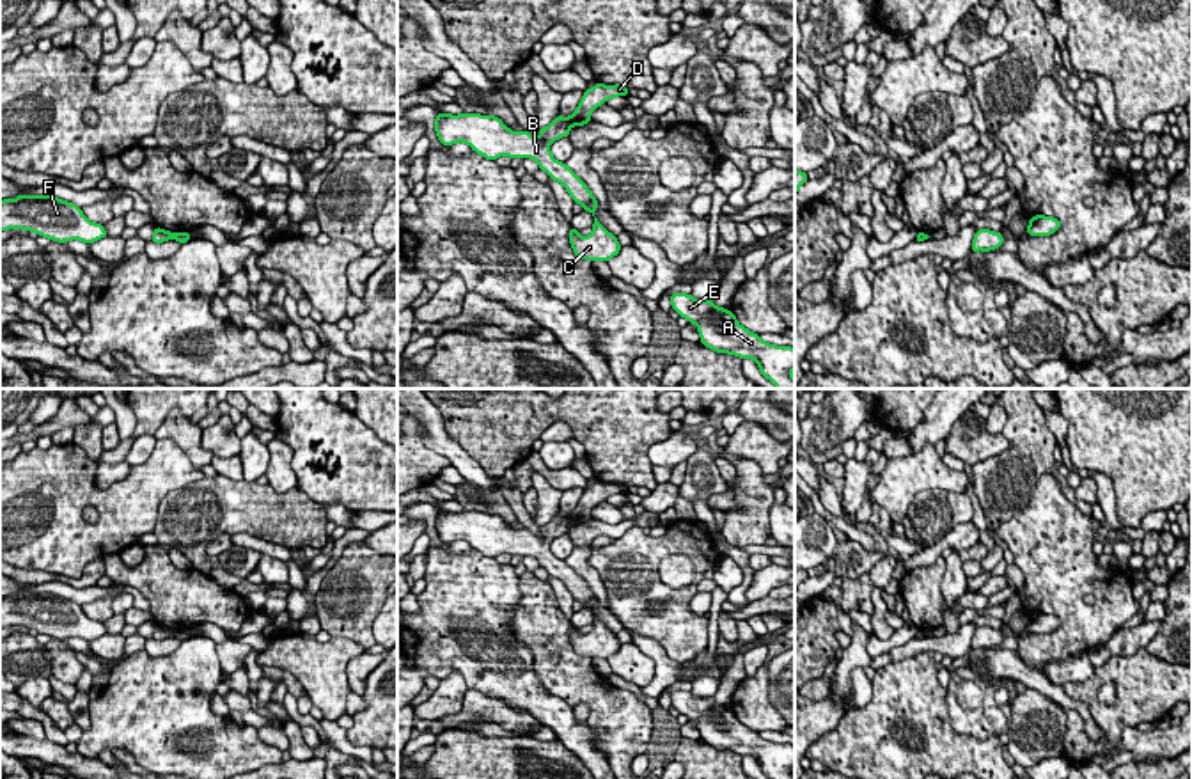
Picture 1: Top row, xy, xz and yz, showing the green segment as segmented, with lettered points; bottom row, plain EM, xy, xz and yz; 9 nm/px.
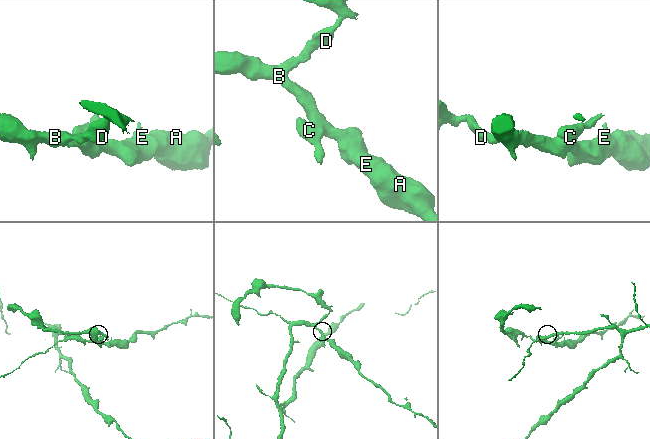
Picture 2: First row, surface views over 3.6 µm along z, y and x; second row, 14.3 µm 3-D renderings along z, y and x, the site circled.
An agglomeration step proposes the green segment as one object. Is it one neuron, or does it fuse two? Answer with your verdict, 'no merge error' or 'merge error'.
merge error

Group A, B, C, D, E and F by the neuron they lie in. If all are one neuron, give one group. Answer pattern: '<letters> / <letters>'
A B C E F / D

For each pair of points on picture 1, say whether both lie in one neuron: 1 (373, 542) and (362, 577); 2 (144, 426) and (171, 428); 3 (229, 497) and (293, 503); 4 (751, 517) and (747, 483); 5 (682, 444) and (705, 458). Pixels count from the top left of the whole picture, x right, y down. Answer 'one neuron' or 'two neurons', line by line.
1: two neurons
2: two neurons
3: one neuron
4: one neuron
5: two neurons

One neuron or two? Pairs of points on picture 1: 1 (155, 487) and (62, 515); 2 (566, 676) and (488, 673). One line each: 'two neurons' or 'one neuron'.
1: one neuron
2: two neurons

